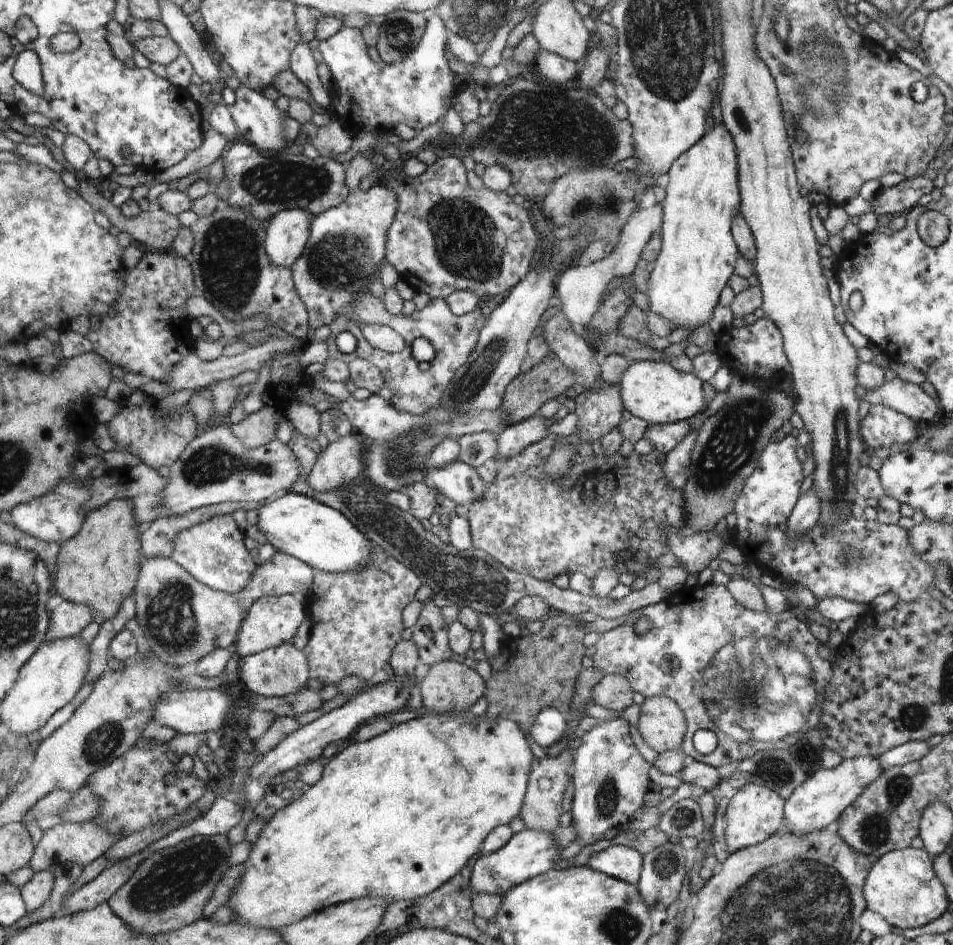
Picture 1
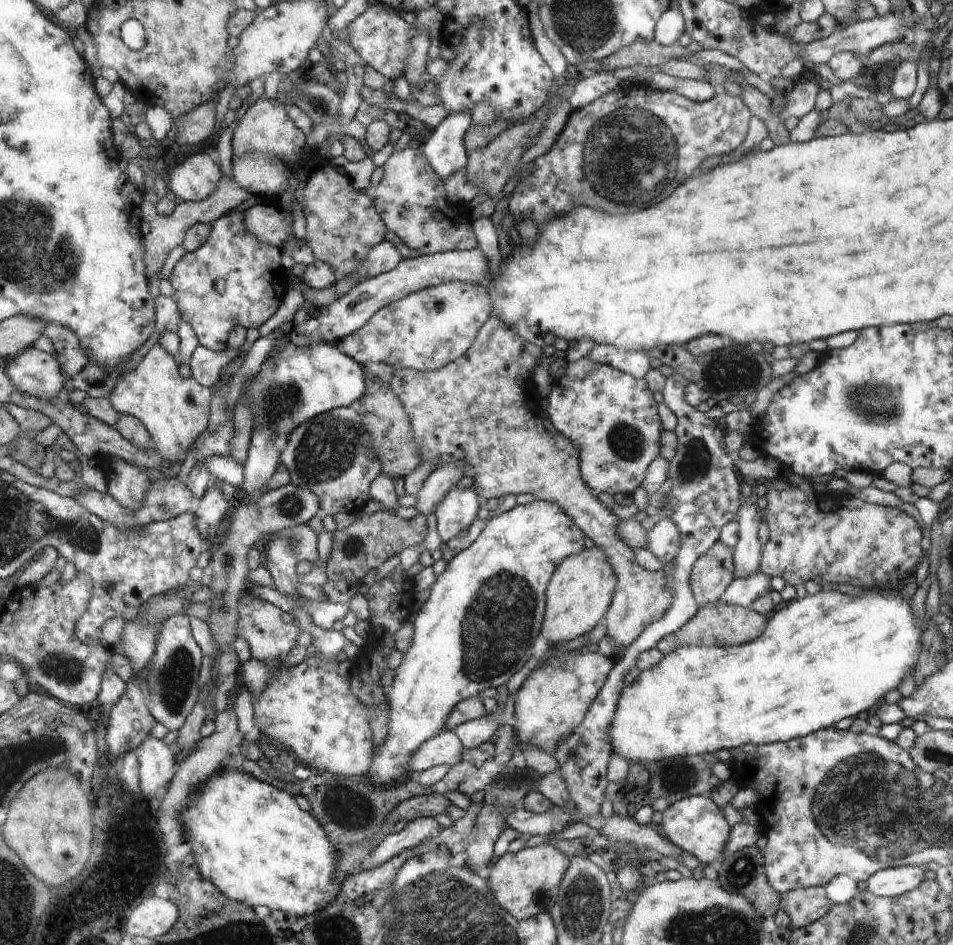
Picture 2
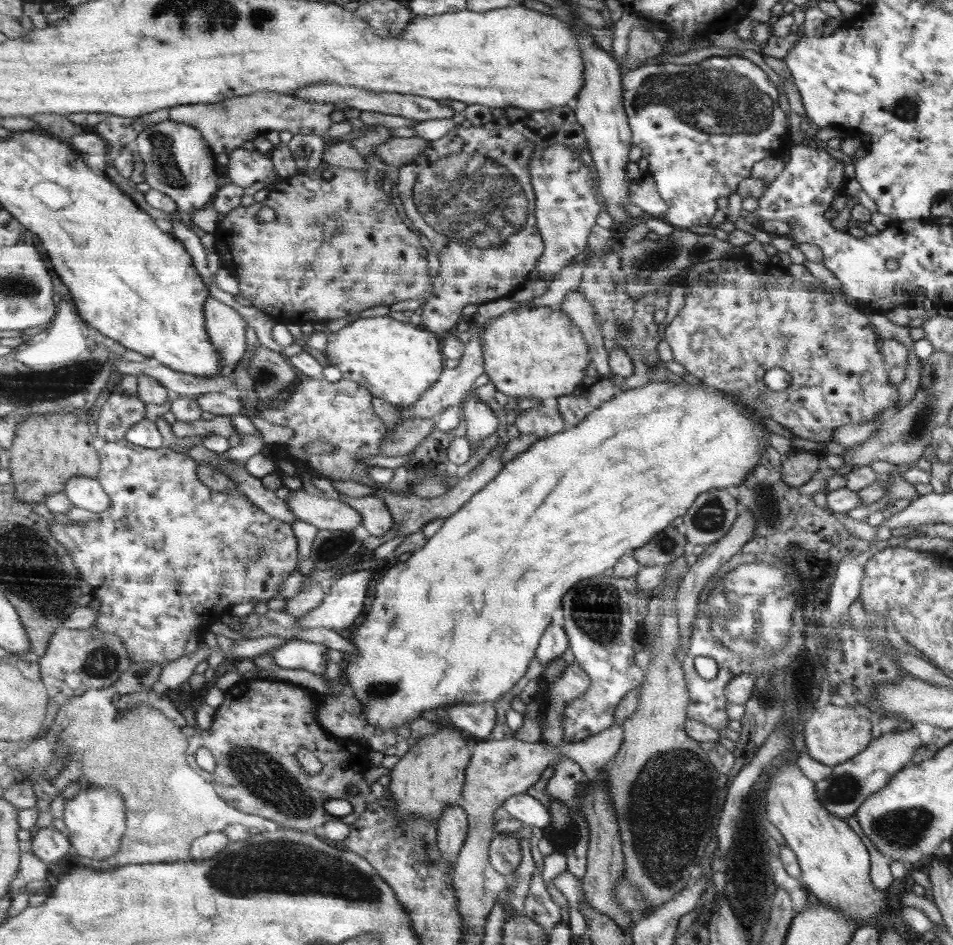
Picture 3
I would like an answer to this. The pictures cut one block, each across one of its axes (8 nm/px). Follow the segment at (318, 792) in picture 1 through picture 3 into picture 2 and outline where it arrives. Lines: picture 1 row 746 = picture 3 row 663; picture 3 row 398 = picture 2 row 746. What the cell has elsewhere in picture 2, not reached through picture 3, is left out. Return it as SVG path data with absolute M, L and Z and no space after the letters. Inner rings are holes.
M874 588L868 590L866 596L853 597L839 590L828 592L825 589L814 596L806 595L802 599L791 600L786 607L775 610L768 617L766 630L750 642L729 647L680 645L670 654L663 655L658 664L640 671L639 676L622 689L608 731L612 752L616 752L628 761L650 765L672 757L703 755L708 752L713 754L722 748L738 749L739 746L748 743L755 745L785 743L833 727L842 718L850 718L850 716L854 718L860 712L866 713L868 708L874 708L874 704L882 700L886 692L898 688L899 682L906 673L914 674L918 650L921 650L920 633L924 631L922 620L914 620L911 603L900 595L900 592L894 592L893 595L891 590ZM916 621L921 622L921 630L918 630Z

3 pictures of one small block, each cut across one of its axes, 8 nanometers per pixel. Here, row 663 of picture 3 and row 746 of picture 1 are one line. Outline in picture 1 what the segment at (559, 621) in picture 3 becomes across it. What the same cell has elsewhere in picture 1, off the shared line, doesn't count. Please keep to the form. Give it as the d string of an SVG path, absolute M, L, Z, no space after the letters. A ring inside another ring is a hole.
M548 706L538 714L535 726L531 730L530 736L538 746L546 749L552 744L556 744L564 732L566 732L565 718L556 706Z

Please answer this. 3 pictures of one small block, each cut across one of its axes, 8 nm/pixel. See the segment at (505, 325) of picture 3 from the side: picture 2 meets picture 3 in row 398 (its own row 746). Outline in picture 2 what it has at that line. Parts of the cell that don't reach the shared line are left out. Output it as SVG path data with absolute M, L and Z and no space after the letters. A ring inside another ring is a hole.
M569 653L559 654L555 658L546 660L540 668L536 668L530 678L515 692L515 720L513 726L519 738L519 744L526 742L530 745L536 745L547 752L546 742L550 740L557 741L568 736L573 728L576 728L582 722L584 715L598 691L605 683L607 676L612 670L612 660L609 657L600 656L598 653L578 654L578 656L569 657Z

